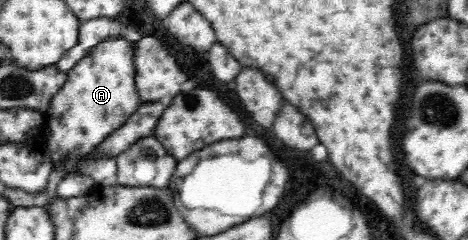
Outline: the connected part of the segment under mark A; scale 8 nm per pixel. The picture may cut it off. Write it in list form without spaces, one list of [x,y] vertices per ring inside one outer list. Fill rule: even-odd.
[[[108,36],[67,71],[67,82],[52,97],[44,115],[45,125],[51,130],[46,142],[52,161],[89,152],[107,135],[119,129],[139,108],[135,52],[135,40],[125,36]]]

